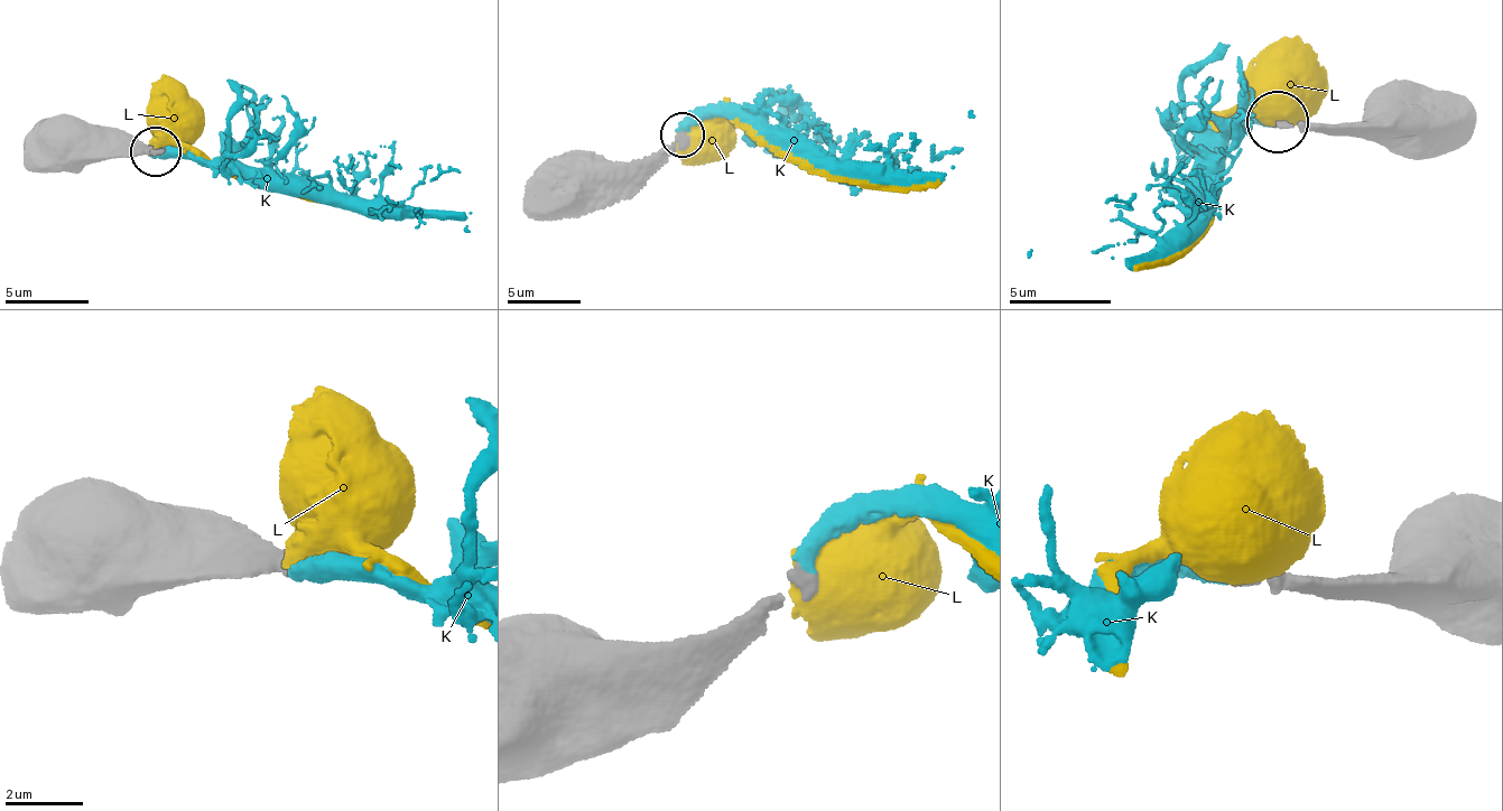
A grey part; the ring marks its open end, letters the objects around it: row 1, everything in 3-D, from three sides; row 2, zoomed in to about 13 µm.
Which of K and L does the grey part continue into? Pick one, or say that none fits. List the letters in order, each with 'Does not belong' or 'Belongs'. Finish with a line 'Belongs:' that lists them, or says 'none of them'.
K: Belongs
L: Does not belong
Belongs: K

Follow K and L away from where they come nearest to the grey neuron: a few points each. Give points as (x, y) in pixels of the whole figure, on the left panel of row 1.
K: (159, 154), (158, 158), (214, 160), (298, 177), (346, 198), (463, 215), (470, 212), (464, 227)
L: (161, 149), (161, 132), (173, 126)

